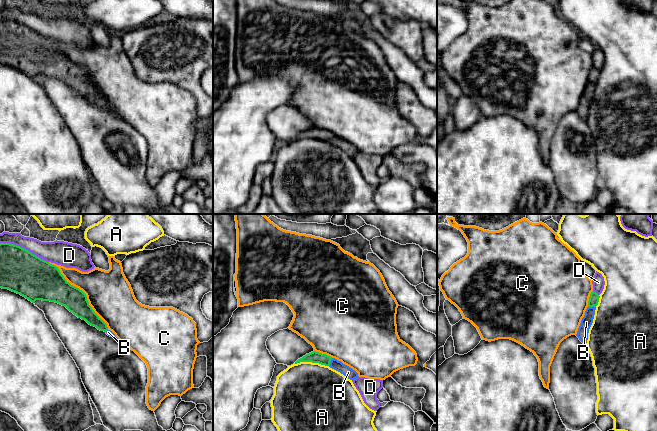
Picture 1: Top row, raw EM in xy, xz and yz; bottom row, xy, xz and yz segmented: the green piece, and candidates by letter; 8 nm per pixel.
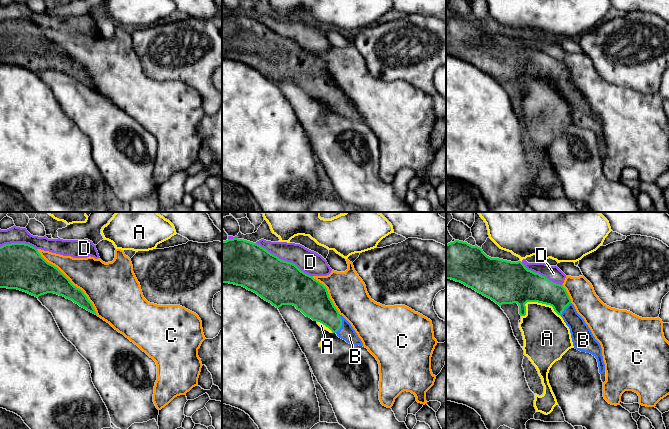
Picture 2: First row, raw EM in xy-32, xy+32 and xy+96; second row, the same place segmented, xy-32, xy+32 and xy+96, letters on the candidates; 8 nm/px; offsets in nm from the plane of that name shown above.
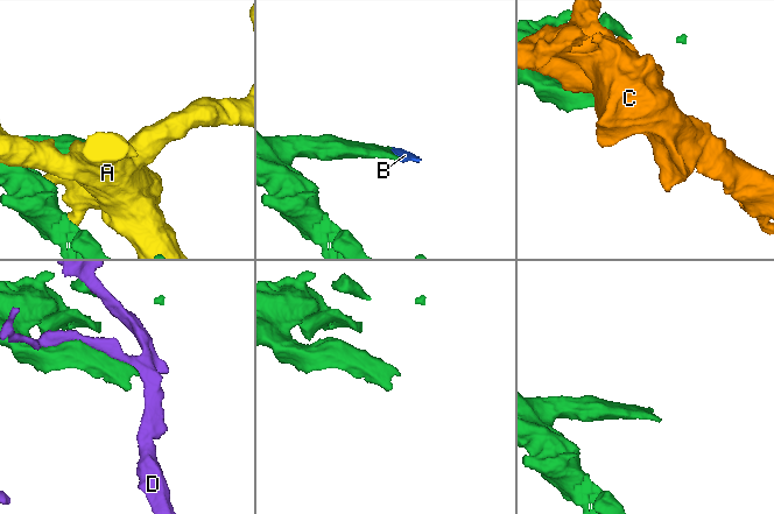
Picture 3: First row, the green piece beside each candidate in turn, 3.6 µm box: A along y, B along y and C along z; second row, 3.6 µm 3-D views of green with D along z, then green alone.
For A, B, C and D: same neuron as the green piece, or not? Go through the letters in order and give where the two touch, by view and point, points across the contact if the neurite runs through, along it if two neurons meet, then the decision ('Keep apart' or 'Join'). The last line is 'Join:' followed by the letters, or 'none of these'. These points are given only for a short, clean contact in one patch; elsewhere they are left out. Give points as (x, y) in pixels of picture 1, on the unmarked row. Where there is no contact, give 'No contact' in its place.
A: Touches green at xz (312, 138). Keep apart
B: Touches green at xz (330, 137). Path across: xz (315, 133), (330, 137), (348, 148). Join
C: Touches green at xy (83, 68). Keep apart
D: Touches green at xy (23, 24). Keep apart
Join: B

